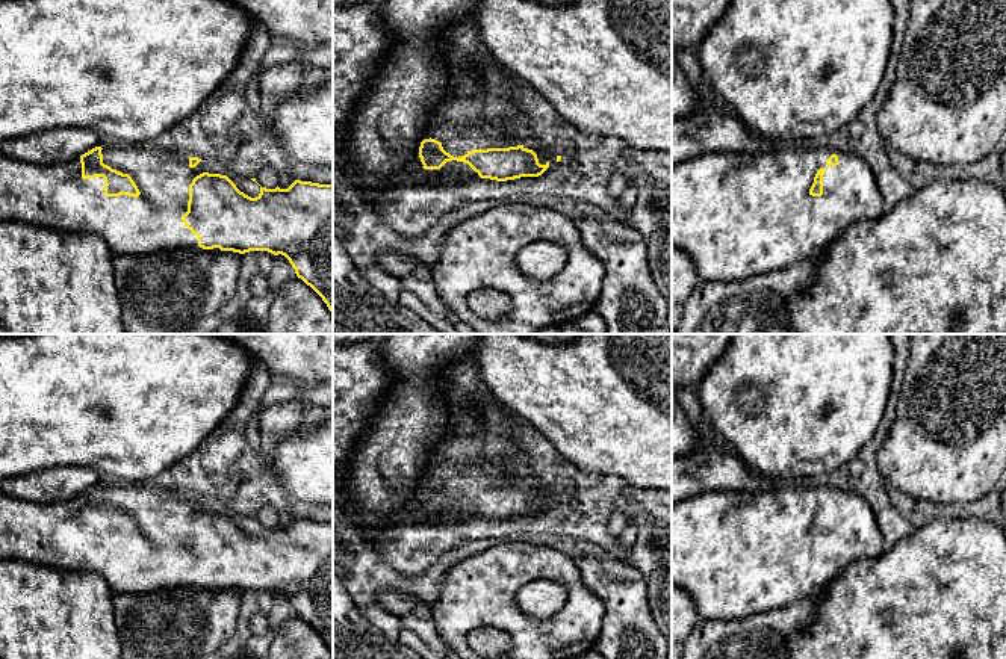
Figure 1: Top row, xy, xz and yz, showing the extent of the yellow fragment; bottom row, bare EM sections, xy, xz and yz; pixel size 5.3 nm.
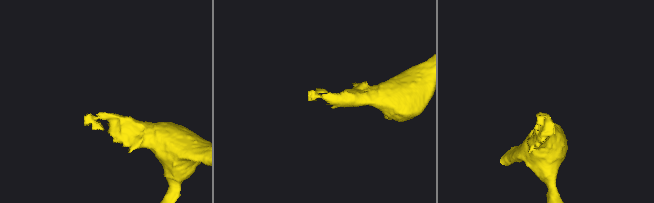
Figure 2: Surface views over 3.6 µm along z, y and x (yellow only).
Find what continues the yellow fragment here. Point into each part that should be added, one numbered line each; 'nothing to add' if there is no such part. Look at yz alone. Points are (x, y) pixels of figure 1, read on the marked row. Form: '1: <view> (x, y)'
1: yz (737, 215)

